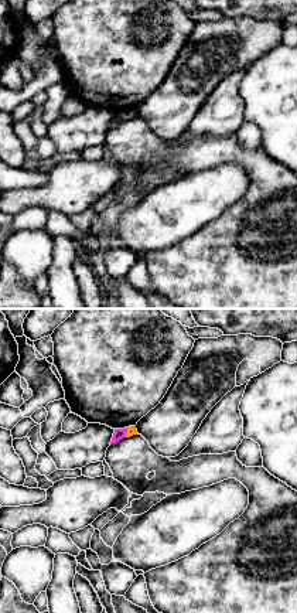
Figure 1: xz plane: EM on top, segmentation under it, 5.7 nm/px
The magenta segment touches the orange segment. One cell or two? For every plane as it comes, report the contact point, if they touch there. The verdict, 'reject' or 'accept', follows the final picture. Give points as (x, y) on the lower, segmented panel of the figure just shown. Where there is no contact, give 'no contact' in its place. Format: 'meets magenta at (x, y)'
meets magenta at (126, 431)

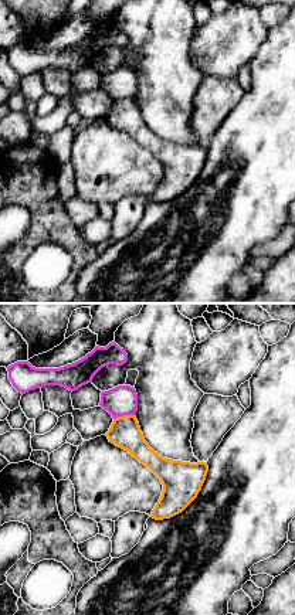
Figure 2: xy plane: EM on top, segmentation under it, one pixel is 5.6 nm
meets magenta at (124, 414)

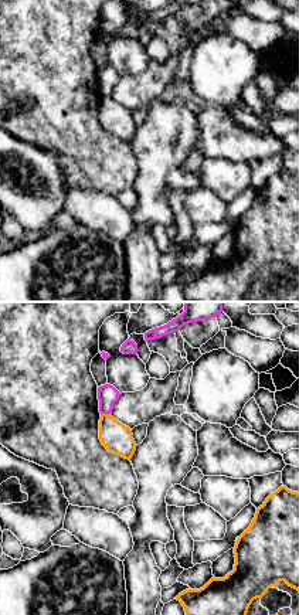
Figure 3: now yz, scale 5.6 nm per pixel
meets magenta at (106, 413)

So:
reject

